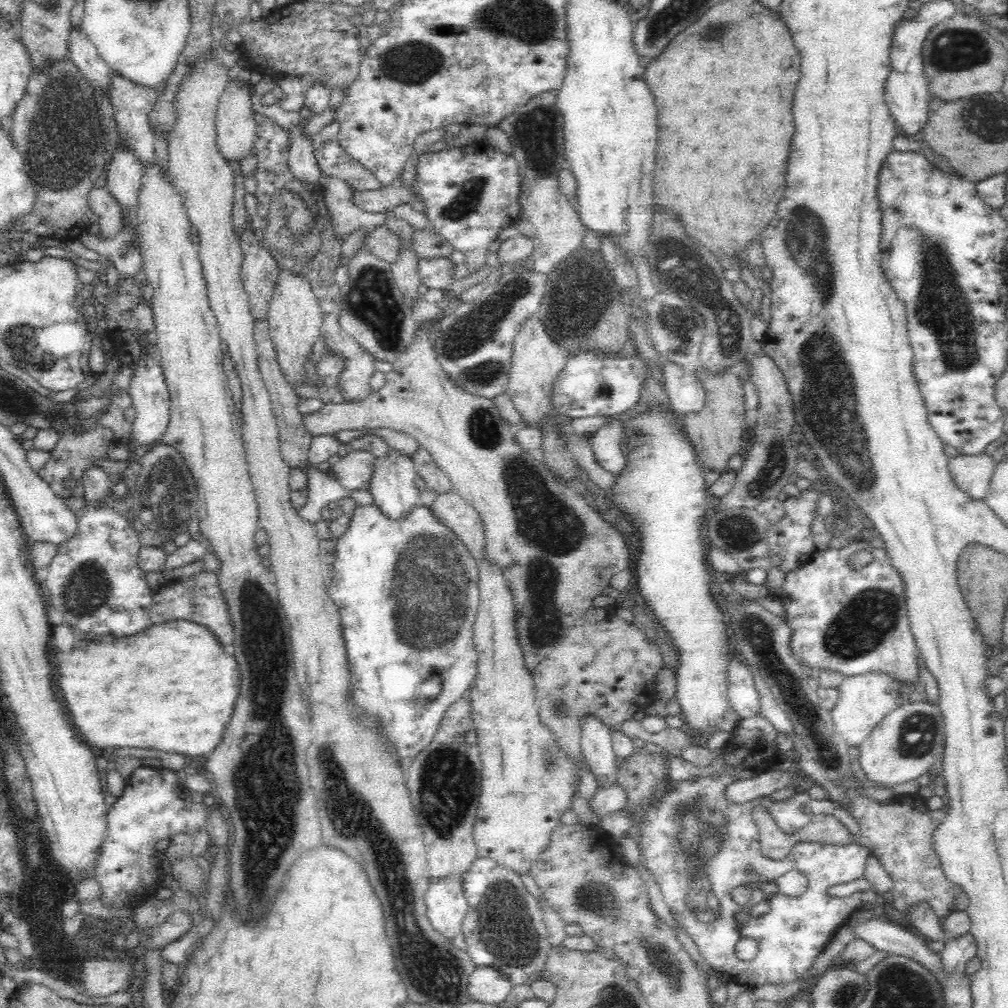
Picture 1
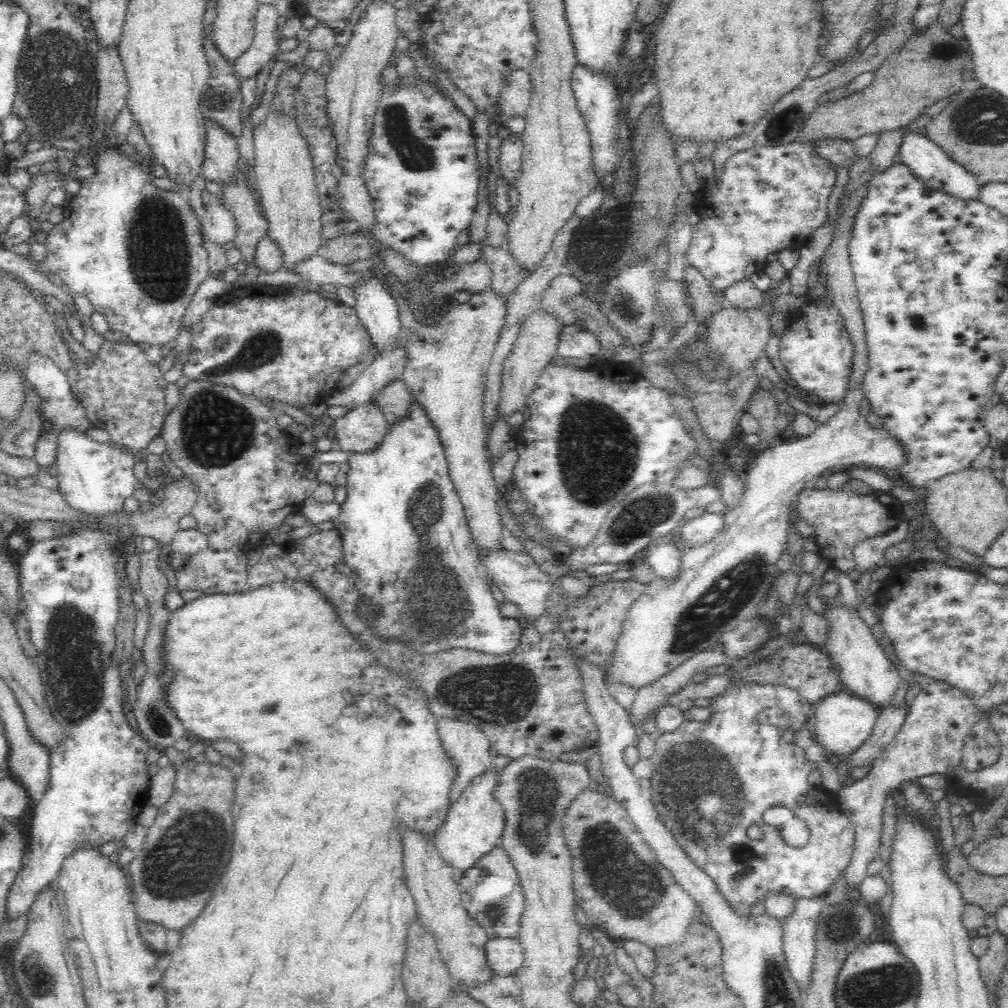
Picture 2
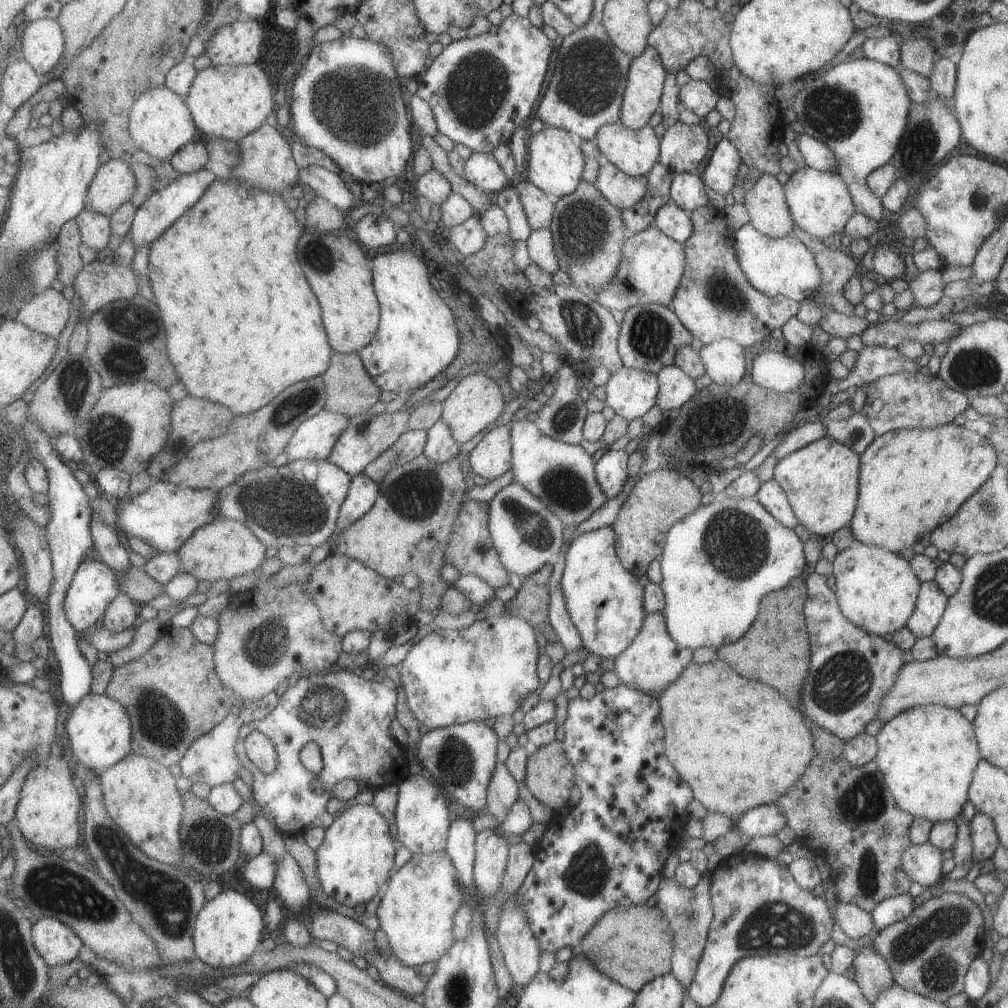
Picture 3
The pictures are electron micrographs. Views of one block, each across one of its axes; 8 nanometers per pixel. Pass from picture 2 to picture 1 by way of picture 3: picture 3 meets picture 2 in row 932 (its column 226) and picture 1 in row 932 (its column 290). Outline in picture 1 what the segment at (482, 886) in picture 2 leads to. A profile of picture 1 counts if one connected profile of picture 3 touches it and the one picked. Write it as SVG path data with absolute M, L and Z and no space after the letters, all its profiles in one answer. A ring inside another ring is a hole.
M478 857L463 874L470 905L461 926L467 952L476 967L490 966L504 972L517 985L532 983L545 970L551 950L539 899L524 887L517 872L490 858Z

